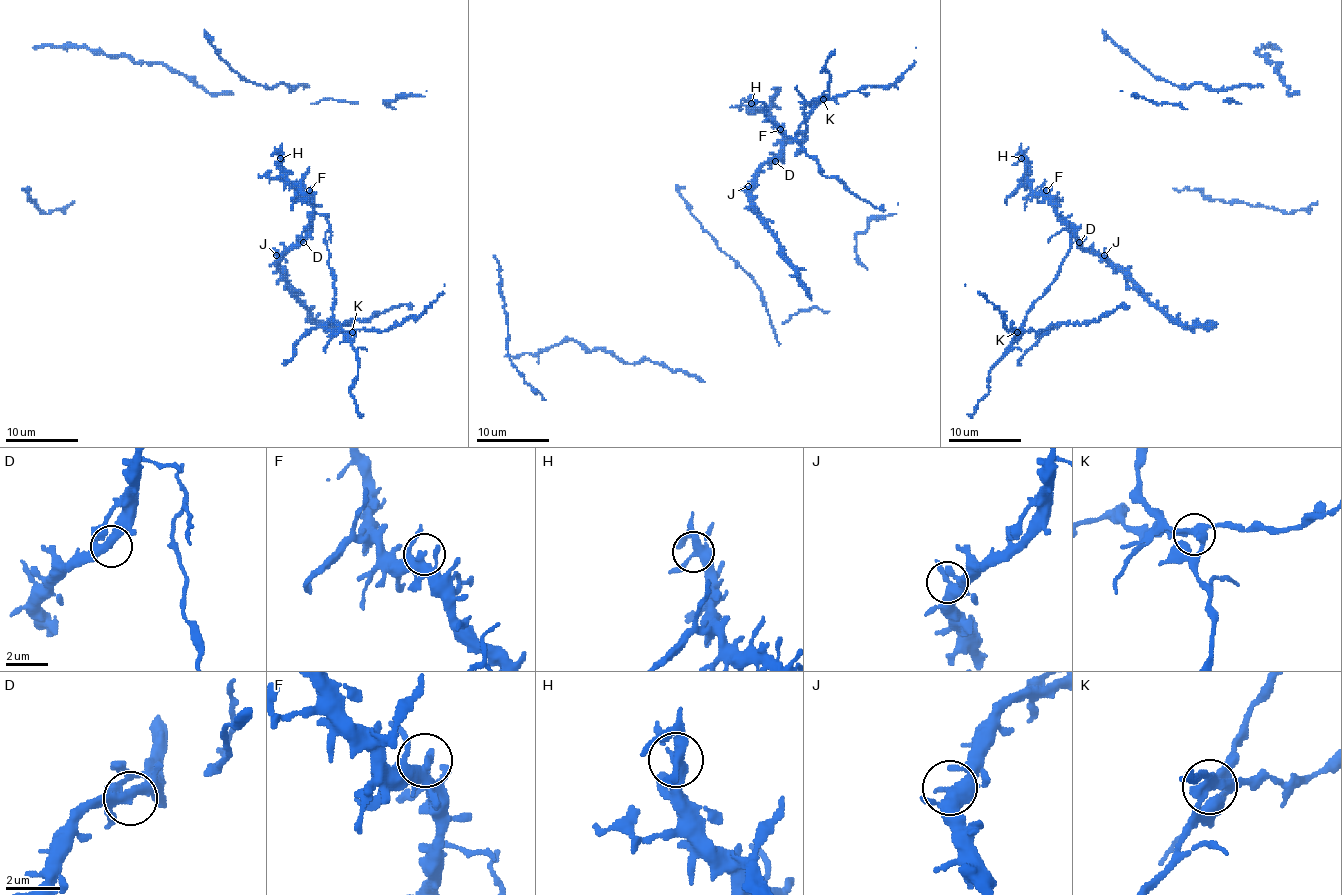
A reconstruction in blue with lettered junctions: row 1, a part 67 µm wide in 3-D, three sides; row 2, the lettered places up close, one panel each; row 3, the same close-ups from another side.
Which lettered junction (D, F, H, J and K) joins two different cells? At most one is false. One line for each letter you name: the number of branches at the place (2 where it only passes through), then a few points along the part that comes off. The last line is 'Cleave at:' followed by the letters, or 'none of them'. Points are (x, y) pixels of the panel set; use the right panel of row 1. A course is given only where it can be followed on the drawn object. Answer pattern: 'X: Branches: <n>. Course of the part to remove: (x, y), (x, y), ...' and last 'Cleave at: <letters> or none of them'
K: Branches: 5. Course of the part to remove: (1017, 333), (1026, 311), (1055, 277), (1070, 248), (1070, 233), (1066, 230), (1057, 232), (1048, 242)
Cleave at: K

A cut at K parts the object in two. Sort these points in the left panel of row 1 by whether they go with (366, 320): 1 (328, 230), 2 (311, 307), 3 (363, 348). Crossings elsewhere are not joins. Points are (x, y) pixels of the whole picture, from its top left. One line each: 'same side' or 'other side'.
1: other side
2: same side
3: other side

